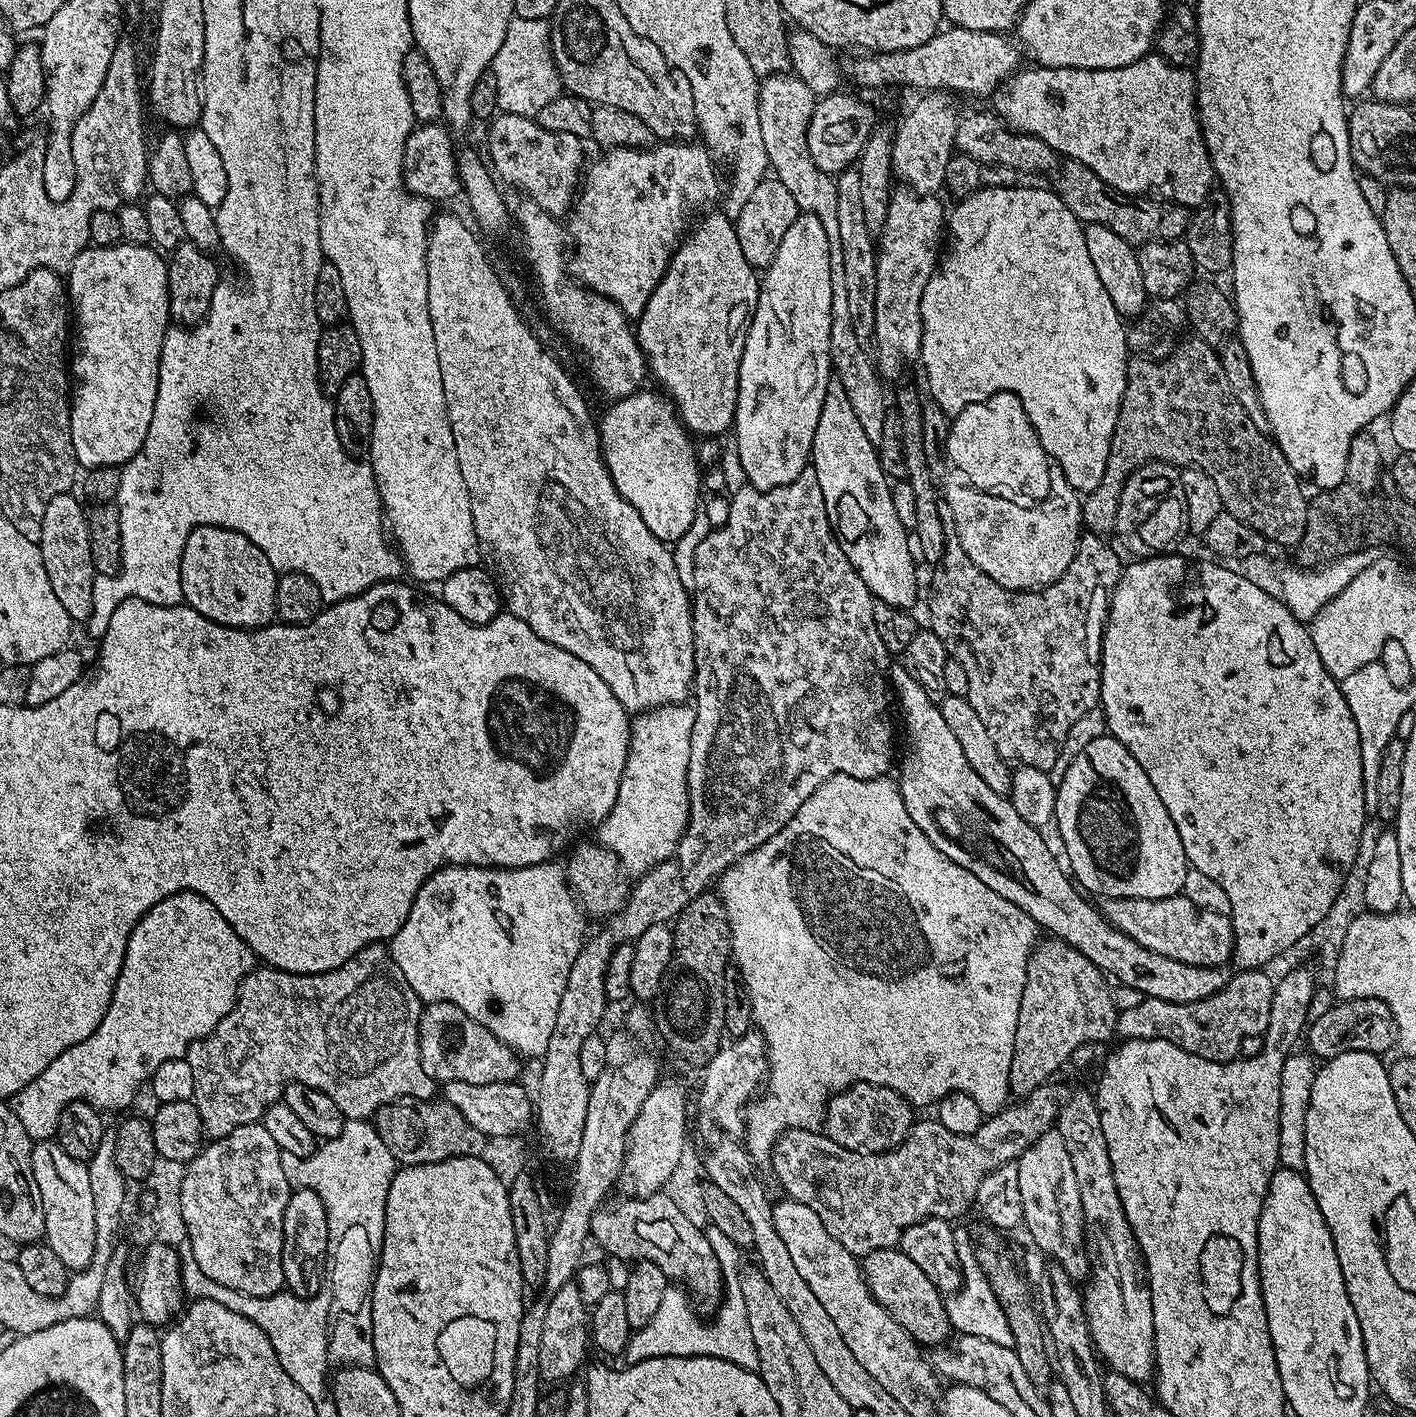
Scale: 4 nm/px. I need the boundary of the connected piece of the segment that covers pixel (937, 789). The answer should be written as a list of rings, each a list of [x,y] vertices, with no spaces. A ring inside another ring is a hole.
[[[901,666],[896,671],[896,680],[900,683],[900,692],[904,692],[904,708],[909,711],[908,723],[912,742],[905,773],[899,777],[898,784],[893,785],[891,796],[903,797],[905,821],[910,832],[912,827],[917,841],[930,842],[930,846],[935,846],[937,852],[946,854],[954,862],[958,862],[960,869],[963,864],[968,864],[965,872],[976,868],[976,872],[980,872],[978,876],[984,876],[984,880],[992,876],[992,884],[1000,884],[998,894],[1024,908],[1042,923],[1051,926],[1053,932],[1070,937],[1074,946],[1078,946],[1082,952],[1087,952],[1092,960],[1096,960],[1098,966],[1103,965],[1103,970],[1116,975],[1117,978],[1123,978],[1127,984],[1134,986],[1134,990],[1141,997],[1153,996],[1162,998],[1166,1002],[1194,1003],[1219,991],[1222,986],[1208,982],[1208,974],[1219,974],[1221,972],[1219,967],[1202,968],[1200,974],[1198,965],[1188,965],[1186,962],[1175,961],[1174,958],[1163,957],[1162,954],[1144,949],[1134,938],[1120,932],[1115,925],[1109,923],[1099,907],[1096,909],[1090,901],[1084,900],[1083,894],[1076,892],[1080,890],[1063,867],[1055,868],[1054,865],[1044,861],[1048,856],[1048,844],[1040,837],[1041,829],[1017,818],[1007,820],[1010,812],[1006,807],[1005,797],[994,791],[989,781],[971,768],[958,739],[955,738],[950,727],[946,726],[946,722],[940,720],[942,714],[939,708],[932,711],[933,697],[928,697],[924,693],[923,686],[908,673],[907,667]],[[988,848],[992,848],[992,872],[988,872]]]

